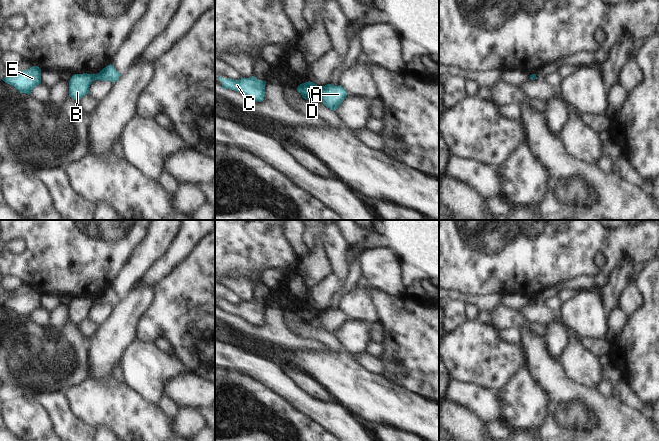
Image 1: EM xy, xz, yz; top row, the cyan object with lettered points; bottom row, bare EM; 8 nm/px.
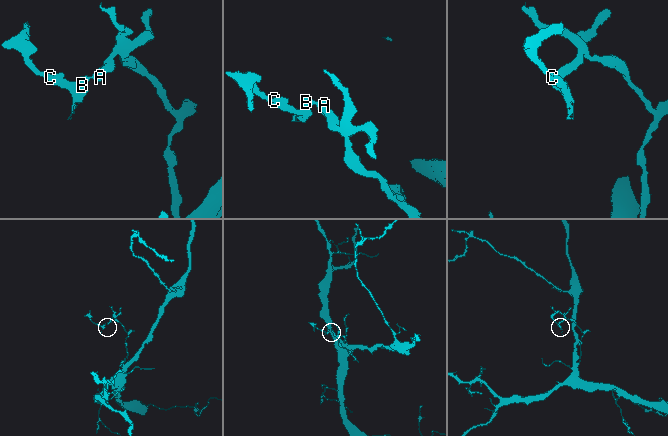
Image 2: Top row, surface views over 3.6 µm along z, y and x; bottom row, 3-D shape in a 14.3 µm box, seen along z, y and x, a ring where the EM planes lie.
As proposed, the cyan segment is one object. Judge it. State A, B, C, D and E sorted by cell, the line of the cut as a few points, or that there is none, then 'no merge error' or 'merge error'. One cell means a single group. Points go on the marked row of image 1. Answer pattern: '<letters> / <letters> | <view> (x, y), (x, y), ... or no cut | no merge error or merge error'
A / B C D E | xy (94, 74), (96, 79) | merge error

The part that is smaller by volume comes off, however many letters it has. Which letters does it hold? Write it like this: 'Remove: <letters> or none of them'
Remove: B, C, D, E

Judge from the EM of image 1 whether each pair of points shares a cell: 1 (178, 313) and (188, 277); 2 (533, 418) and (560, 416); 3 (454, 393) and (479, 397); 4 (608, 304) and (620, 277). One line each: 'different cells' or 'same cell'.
1: same cell
2: different cells
3: same cell
4: same cell

